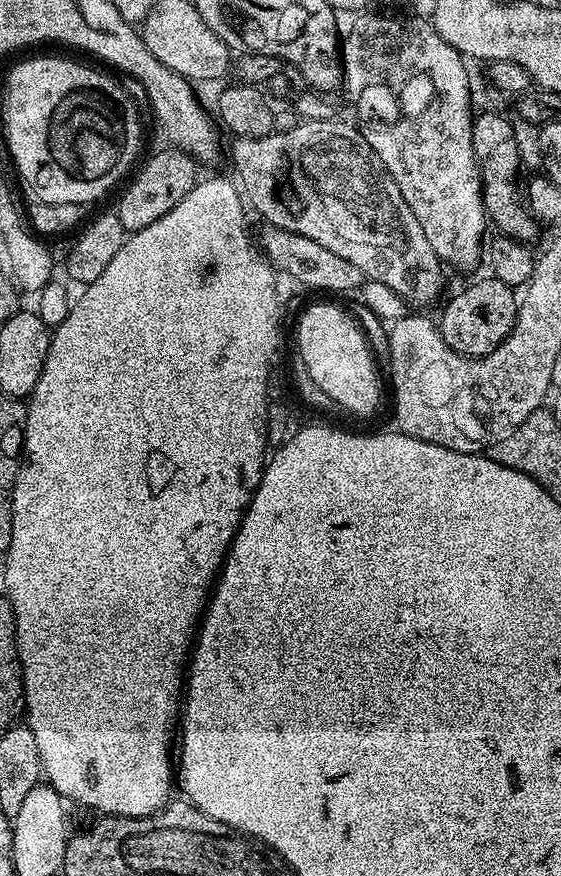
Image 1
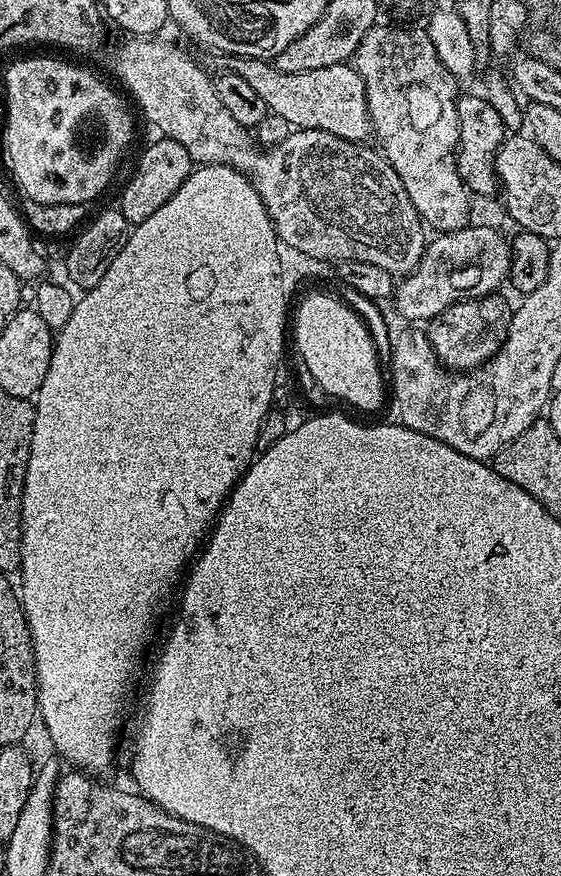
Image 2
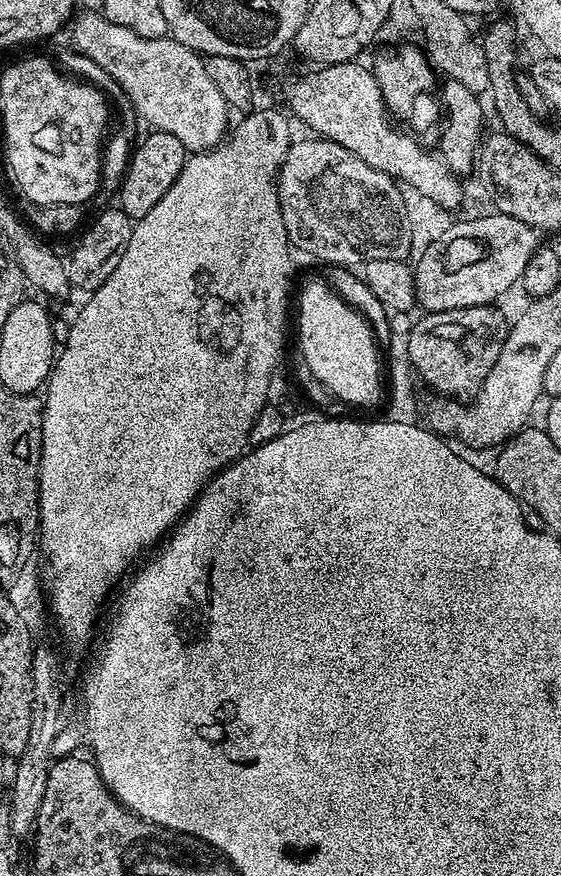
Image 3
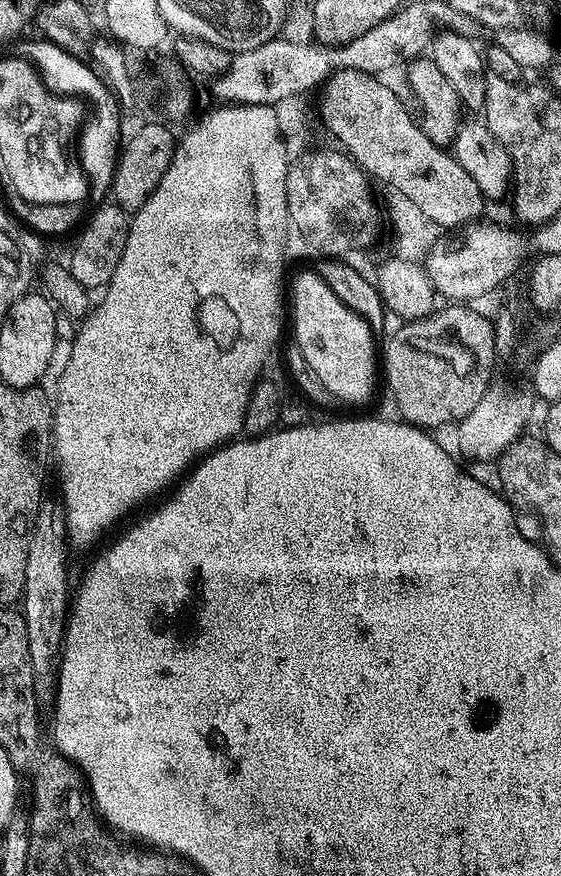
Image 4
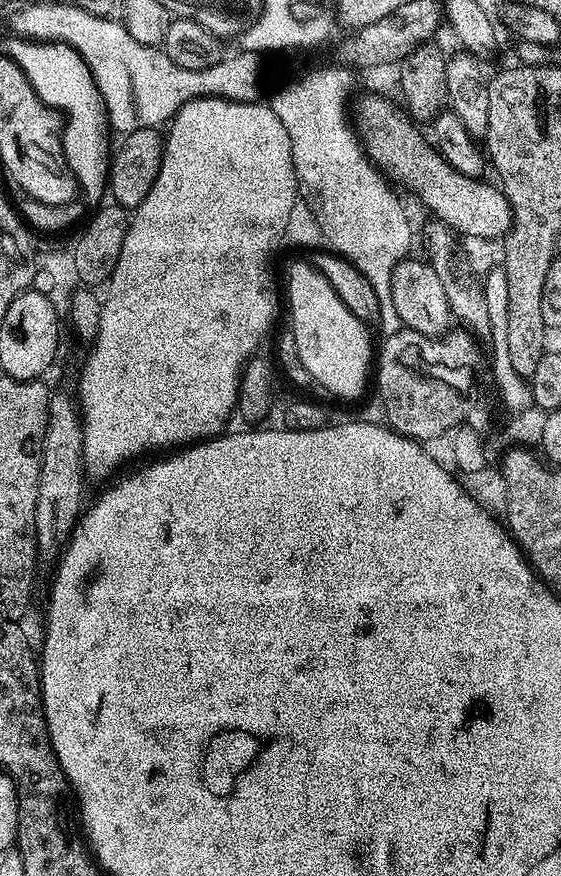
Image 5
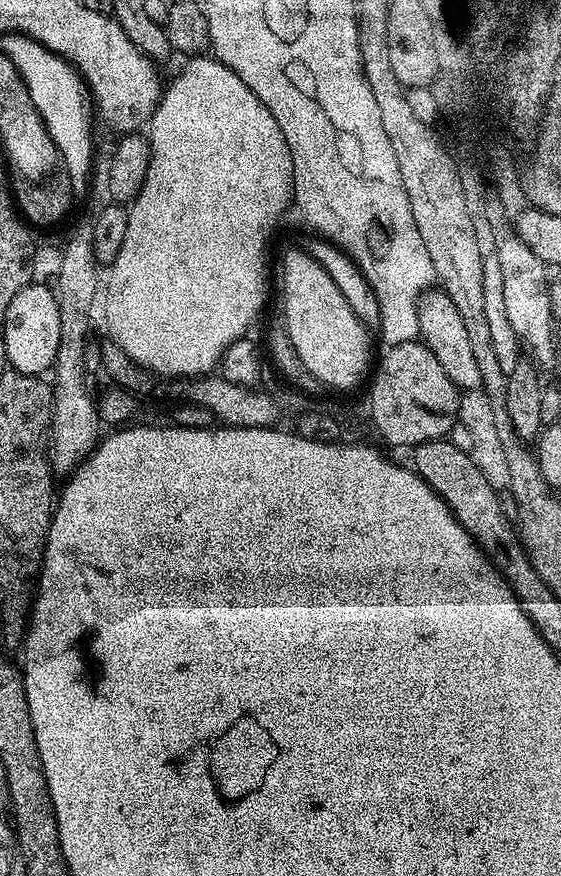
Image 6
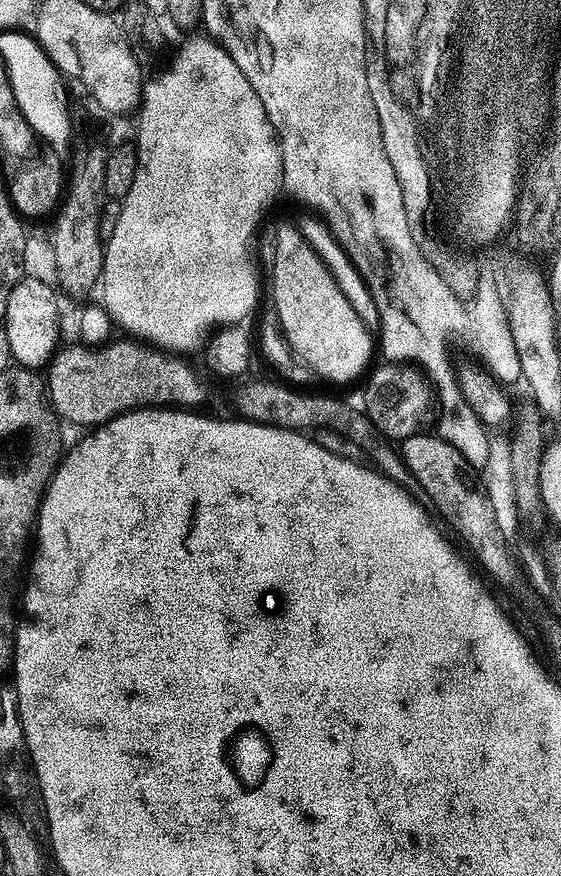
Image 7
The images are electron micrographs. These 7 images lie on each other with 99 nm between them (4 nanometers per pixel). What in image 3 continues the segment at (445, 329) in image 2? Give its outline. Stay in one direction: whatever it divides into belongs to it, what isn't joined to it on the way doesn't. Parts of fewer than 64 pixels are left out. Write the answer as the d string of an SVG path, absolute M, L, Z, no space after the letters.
M491 303L474 305L469 308L450 309L448 312L429 312L421 315L422 318L412 328L412 333L406 336L408 346L408 362L414 369L415 375L421 381L429 384L433 393L449 398L455 398L461 402L469 398L475 398L486 374L498 362L498 354L504 345L506 335L506 323L504 316L498 307Z

